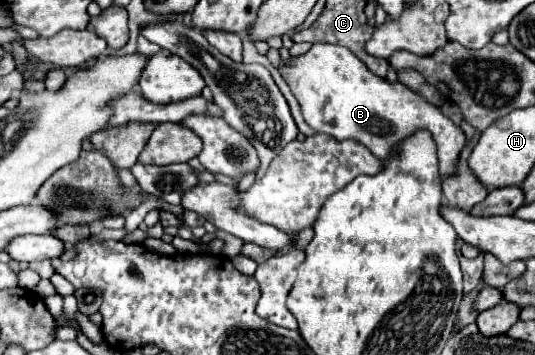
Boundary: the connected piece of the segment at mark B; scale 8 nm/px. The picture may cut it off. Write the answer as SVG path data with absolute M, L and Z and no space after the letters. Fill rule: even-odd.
M314 44L304 56L282 62L282 74L302 106L304 120L316 132L326 132L338 140L358 140L370 148L374 156L386 160L396 150L396 144L418 130L428 130L440 152L440 178L458 172L458 158L466 144L462 128L446 118L438 106L426 102L404 84L388 84L386 80L376 78L348 48Z

